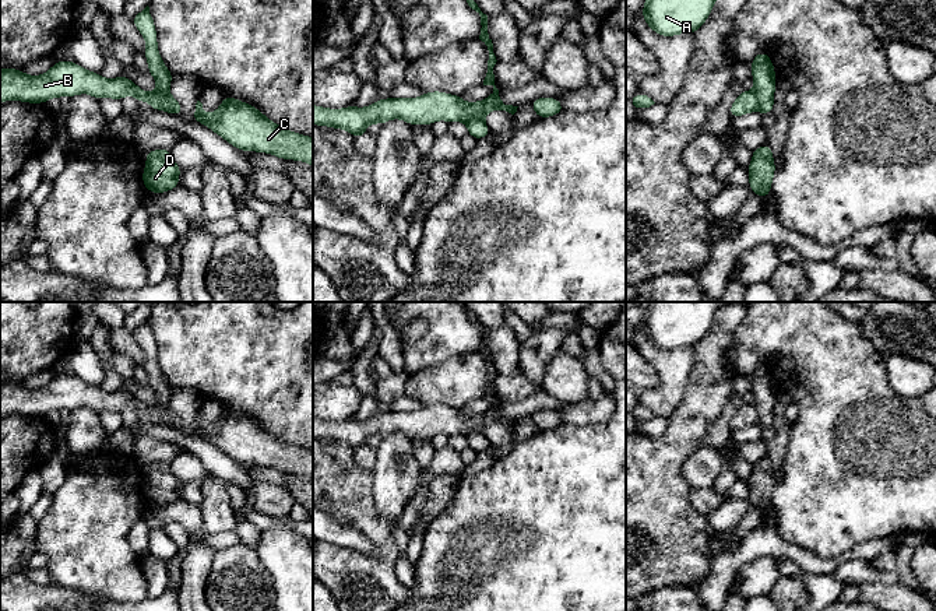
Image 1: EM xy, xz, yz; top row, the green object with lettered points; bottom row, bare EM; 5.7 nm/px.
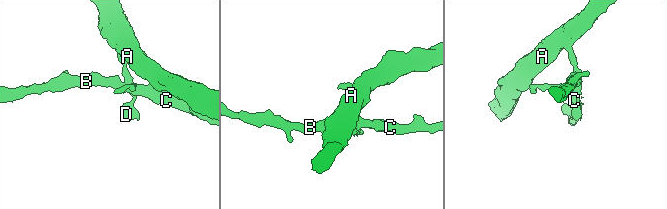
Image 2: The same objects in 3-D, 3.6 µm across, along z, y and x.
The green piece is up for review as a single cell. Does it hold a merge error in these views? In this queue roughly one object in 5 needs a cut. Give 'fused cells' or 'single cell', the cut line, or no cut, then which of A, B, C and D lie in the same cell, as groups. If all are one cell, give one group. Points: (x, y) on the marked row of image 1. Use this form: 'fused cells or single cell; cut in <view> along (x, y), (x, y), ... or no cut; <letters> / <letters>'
fused cells; cut in yz along (753, 91), (757, 99), (757, 109); A D / B C

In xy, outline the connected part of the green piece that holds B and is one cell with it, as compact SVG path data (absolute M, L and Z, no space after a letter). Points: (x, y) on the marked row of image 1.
M71 60L56 62L41 76L0 67L0 102L45 103L52 98L73 98L78 94L92 95L98 101L103 98L122 101L126 95L133 95L137 103L147 101L154 110L166 109L172 115L182 116L182 103L172 95L147 92L124 76L103 78L99 73L88 71Z

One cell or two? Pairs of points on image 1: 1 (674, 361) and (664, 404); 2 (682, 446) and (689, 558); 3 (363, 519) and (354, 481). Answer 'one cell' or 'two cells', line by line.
1: one cell
2: one cell
3: one cell

